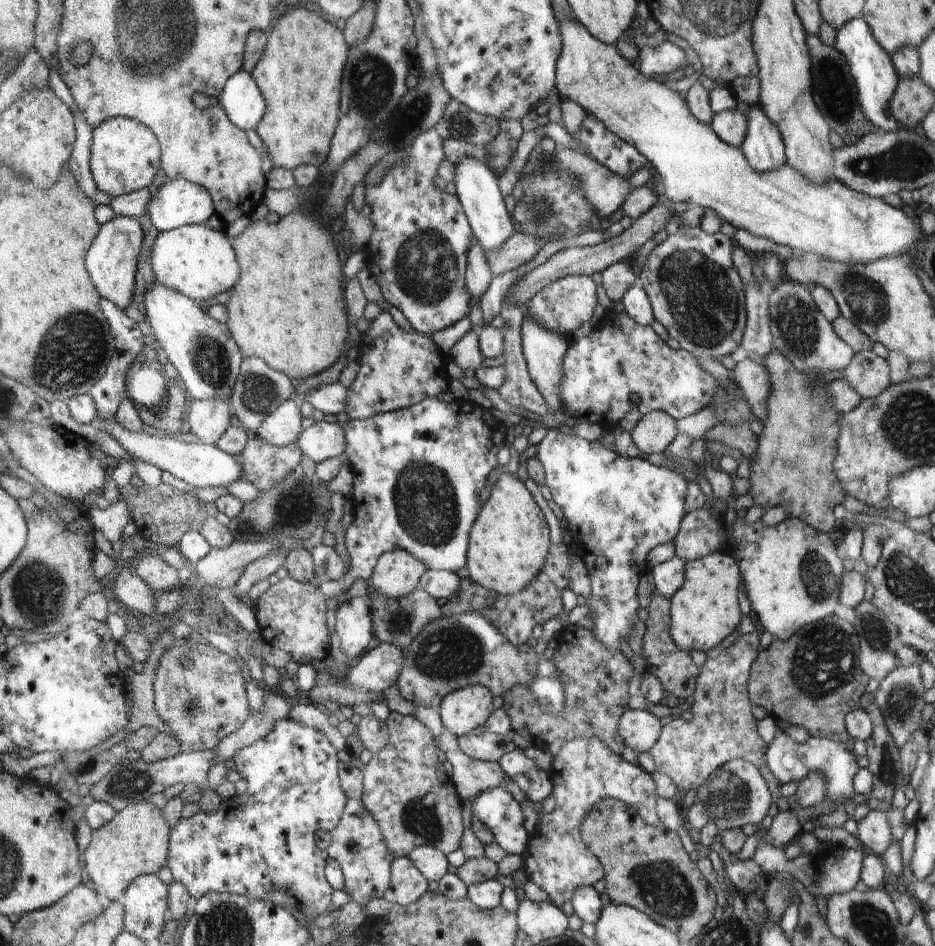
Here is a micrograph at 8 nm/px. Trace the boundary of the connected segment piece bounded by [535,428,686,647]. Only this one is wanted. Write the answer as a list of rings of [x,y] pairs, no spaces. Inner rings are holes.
[[[554,428],[549,429],[546,436],[544,436],[542,441],[536,446],[536,456],[545,470],[545,484],[550,488],[554,502],[562,508],[564,518],[566,518],[566,522],[568,522],[566,530],[571,534],[574,551],[576,551],[585,562],[591,580],[590,586],[585,589],[587,602],[591,606],[593,615],[595,616],[595,623],[591,631],[604,646],[619,647],[622,640],[628,642],[629,637],[626,637],[626,634],[628,634],[632,622],[638,620],[638,618],[636,618],[636,610],[638,610],[639,600],[636,600],[636,590],[639,590],[638,580],[640,580],[640,574],[642,574],[644,568],[646,568],[646,556],[650,554],[652,548],[656,548],[658,544],[666,544],[666,542],[674,540],[675,536],[679,534],[683,522],[682,518],[685,518],[684,494],[686,494],[686,480],[684,480],[684,475],[674,469],[652,465],[646,458],[642,458],[642,456],[625,458],[616,453],[609,446],[602,444],[599,440],[592,442],[576,435],[564,435]]]

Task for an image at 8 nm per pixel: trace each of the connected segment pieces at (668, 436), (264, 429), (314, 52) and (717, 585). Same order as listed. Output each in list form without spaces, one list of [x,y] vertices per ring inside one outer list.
[[[652,411],[642,416],[631,430],[631,436],[642,456],[665,452],[676,438],[676,419],[667,412]]]
[[[285,400],[263,420],[255,435],[274,446],[286,446],[297,442],[304,430],[301,425],[302,419],[301,407],[294,400]]]
[[[297,4],[295,9],[279,16],[268,35],[266,48],[251,72],[265,98],[265,113],[255,130],[263,140],[273,166],[291,171],[300,165],[320,167],[330,158],[331,140],[340,116],[340,80],[348,54],[345,36],[342,36],[337,27],[334,28],[326,19],[322,20],[317,13],[306,9],[303,4]]]
[[[716,551],[698,560],[685,561],[684,582],[680,590],[669,598],[670,634],[683,651],[703,650],[707,653],[738,628],[742,618],[738,606],[740,571],[732,555],[722,551]]]

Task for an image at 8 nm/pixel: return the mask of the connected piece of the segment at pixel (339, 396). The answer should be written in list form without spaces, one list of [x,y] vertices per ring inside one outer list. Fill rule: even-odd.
[[[330,383],[320,388],[310,389],[305,394],[305,404],[311,404],[313,408],[322,410],[328,414],[338,414],[344,410],[347,398],[350,396],[348,388],[338,383]]]

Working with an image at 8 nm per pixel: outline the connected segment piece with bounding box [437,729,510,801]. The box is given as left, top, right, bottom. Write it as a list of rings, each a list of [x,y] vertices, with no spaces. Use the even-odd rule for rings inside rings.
[[[446,729],[437,737],[440,750],[446,754],[446,758],[452,764],[452,780],[456,781],[459,795],[474,800],[484,791],[496,787],[506,788],[510,778],[499,762],[481,761],[469,757],[459,747],[458,737]]]

